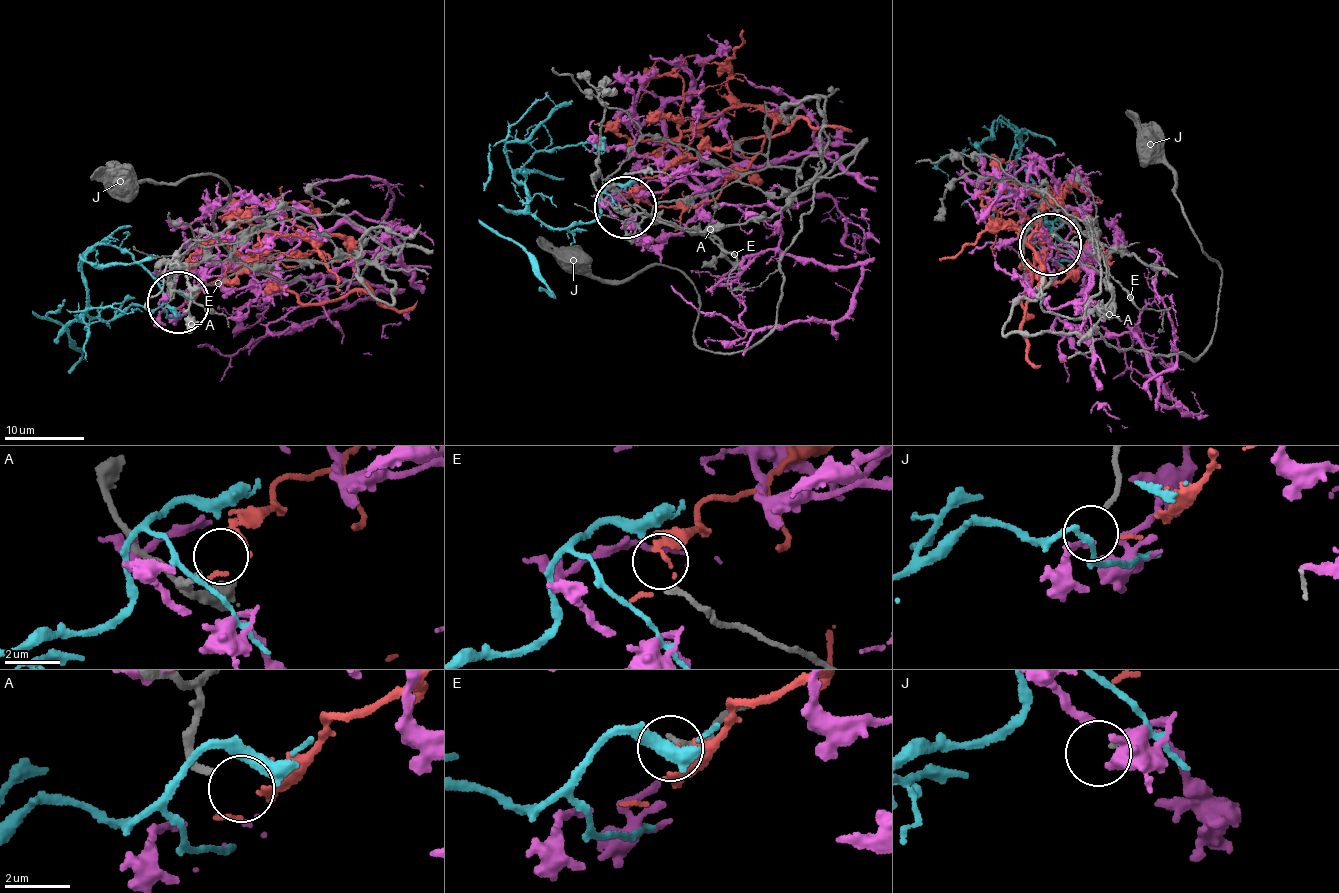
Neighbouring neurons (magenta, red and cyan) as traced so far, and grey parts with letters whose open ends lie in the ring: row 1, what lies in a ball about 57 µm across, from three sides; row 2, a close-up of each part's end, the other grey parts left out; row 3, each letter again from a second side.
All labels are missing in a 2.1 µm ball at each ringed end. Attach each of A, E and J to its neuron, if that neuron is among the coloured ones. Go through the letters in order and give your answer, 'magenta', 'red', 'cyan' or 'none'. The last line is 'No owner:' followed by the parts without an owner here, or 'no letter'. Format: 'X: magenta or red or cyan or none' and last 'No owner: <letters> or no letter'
A: none
E: cyan
J: none
No owner: A, J

